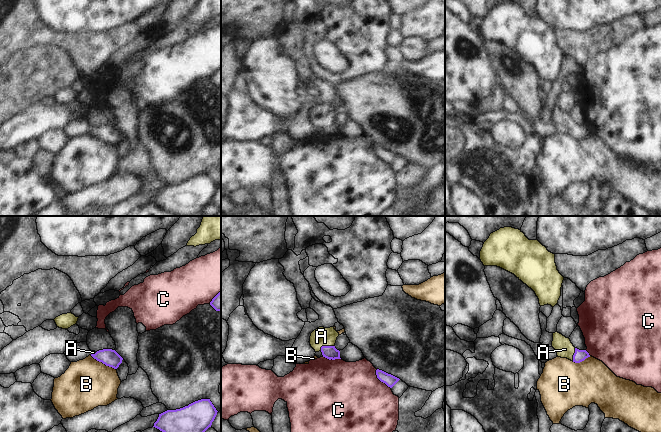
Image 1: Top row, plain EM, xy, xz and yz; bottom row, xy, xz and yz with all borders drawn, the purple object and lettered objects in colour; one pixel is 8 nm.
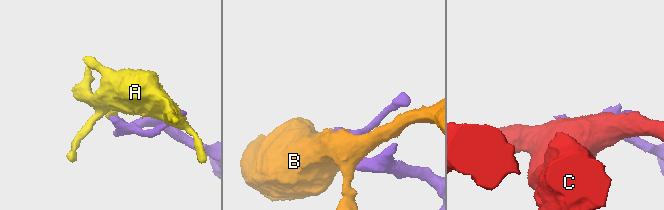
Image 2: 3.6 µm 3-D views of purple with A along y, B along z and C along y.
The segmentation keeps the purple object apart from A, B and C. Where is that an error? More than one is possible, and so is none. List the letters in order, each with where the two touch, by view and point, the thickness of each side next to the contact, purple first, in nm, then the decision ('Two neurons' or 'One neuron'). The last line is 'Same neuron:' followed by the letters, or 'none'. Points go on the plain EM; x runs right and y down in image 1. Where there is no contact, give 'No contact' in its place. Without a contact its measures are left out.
A: Touches purple at xz (326, 122). Thickness 110 nm (purple) against 150 nm. One neuron
B: Touches purple at xy (103, 139). Thickness 140 nm (purple) against 400 nm. Two neurons
C: Touches purple at xz (380, 156). Thickness 90 nm (purple) against 500 nm. Two neurons
Same neuron: A.

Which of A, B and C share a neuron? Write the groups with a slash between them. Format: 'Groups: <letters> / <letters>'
Groups: A / B / C.

